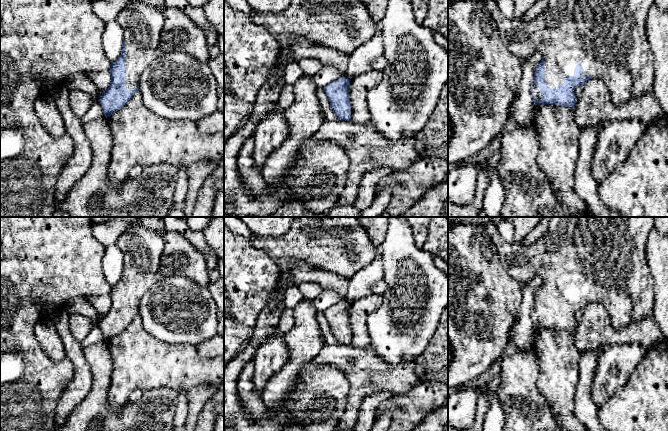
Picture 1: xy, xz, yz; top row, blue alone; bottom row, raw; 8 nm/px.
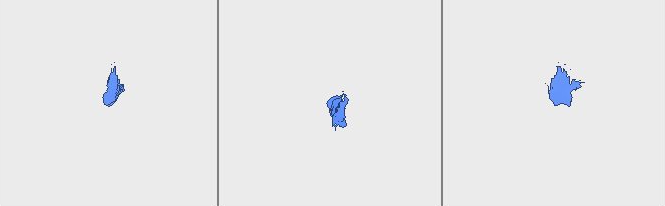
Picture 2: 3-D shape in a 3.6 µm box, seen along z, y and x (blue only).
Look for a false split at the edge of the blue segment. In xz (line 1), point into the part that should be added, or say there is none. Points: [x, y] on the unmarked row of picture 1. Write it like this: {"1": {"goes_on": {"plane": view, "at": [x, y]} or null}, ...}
{"1": {"goes_on": null}}

